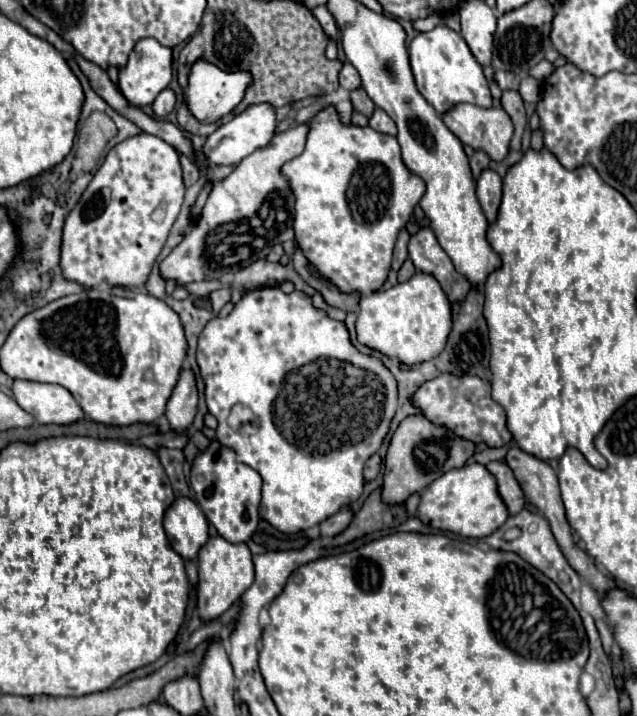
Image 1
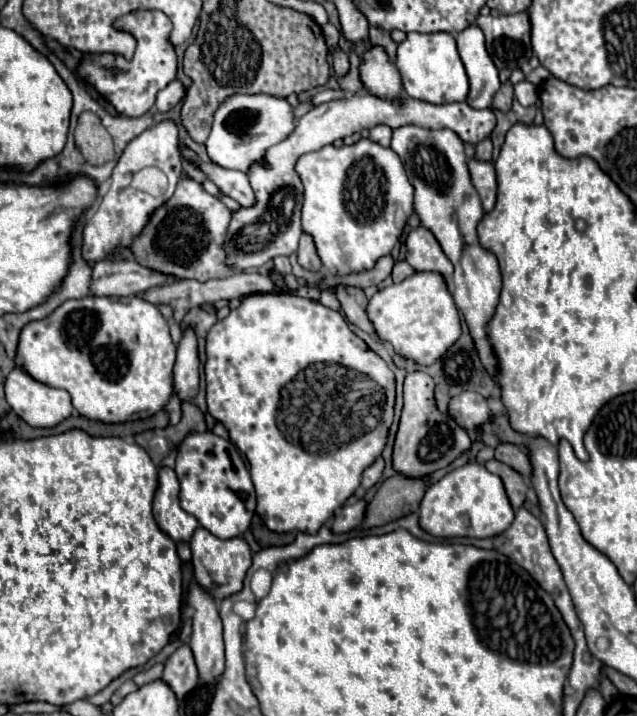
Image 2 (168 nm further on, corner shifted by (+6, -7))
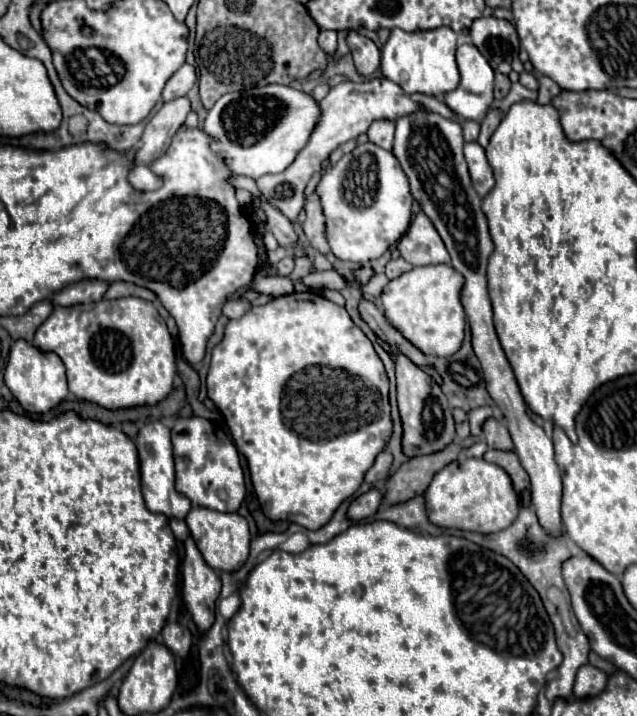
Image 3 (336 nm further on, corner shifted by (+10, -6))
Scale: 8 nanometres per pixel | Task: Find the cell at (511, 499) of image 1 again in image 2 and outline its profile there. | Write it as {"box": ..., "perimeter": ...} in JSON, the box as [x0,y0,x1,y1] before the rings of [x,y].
{"box":[486,460,528,510],"perimeter":[[[490,460],[486,462],[486,470],[500,476],[502,482],[504,482],[504,488],[506,488],[506,494],[508,494],[508,500],[512,504],[514,510],[518,510],[522,504],[524,504],[524,498],[526,498],[526,492],[528,492],[528,482],[518,474],[514,472],[510,466],[498,462],[498,460]]]}

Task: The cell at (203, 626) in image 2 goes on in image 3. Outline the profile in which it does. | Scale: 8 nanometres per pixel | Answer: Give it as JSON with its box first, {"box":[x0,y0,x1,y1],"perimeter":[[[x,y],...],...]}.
{"box":[182,537,220,631],"perimeter":[[[192,537],[184,541],[186,557],[182,563],[182,597],[200,631],[214,623],[214,605],[220,595],[220,577],[204,561]]]}

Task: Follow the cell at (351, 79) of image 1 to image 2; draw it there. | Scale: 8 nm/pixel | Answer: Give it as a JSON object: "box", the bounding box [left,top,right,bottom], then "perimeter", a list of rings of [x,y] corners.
{"box":[334,48,350,78],"perimeter":[[[334,48],[334,76],[336,78],[344,78],[350,72],[350,62],[348,62],[348,54],[342,52],[340,48]]]}

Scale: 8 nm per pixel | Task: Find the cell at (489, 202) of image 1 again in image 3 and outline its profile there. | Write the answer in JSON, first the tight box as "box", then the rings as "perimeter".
{"box":[464,141,494,197],"perimeter":[[[472,141],[464,145],[464,155],[468,161],[468,169],[470,169],[470,177],[472,177],[472,185],[476,193],[480,197],[486,197],[488,191],[494,187],[494,173],[484,155],[484,149],[480,147],[480,143]]]}

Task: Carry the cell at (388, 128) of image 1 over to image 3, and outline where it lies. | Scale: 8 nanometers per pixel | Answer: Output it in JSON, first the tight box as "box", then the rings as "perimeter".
{"box":[368,119,394,151],"perimeter":[[[380,119],[380,121],[374,121],[368,129],[368,137],[374,145],[386,149],[386,151],[392,151],[392,143],[394,143],[394,121],[388,121],[388,119]]]}

